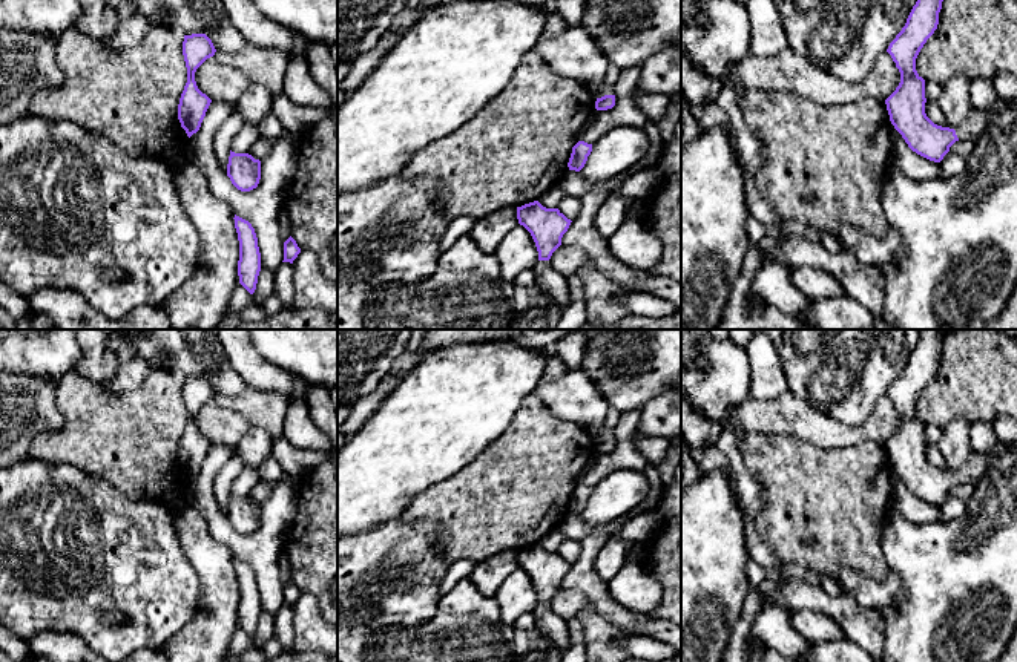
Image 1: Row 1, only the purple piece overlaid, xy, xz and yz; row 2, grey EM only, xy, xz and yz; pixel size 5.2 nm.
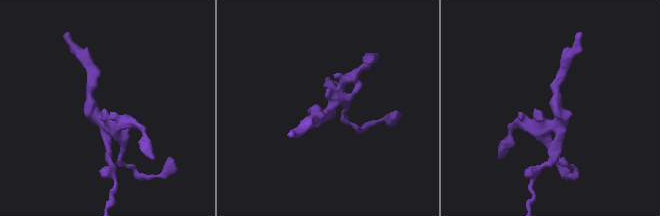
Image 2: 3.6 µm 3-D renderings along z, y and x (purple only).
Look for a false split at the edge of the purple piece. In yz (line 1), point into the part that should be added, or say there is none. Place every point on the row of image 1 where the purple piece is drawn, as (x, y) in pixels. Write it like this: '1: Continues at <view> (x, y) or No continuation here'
1: Continues at yz (976, 123)

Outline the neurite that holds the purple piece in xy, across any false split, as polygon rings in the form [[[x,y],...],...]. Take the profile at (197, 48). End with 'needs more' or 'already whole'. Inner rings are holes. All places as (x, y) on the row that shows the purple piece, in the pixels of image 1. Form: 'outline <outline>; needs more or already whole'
outline [[[206,34],[184,35],[183,55],[187,67],[187,83],[178,104],[178,120],[190,138],[201,127],[212,100],[202,93],[195,81],[196,69],[216,52]]]; already whole

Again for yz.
outline [[[917,0],[905,26],[887,52],[900,72],[900,83],[885,100],[890,121],[917,155],[940,162],[956,141],[977,141],[996,112],[973,110],[954,130],[934,124],[925,113],[925,80],[916,70],[916,58],[939,25],[943,0]]]; needs more

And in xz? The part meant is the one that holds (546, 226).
outline [[[538,201],[517,207],[517,219],[531,233],[538,251],[538,262],[534,267],[535,285],[564,310],[569,305],[568,277],[554,270],[548,261],[561,245],[561,238],[572,221],[558,208],[546,208]]]; needs more

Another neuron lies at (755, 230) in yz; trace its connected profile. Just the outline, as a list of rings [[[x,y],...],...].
[[[752,176],[744,181],[745,204],[750,216],[745,222],[747,234],[752,244],[758,244],[762,238],[804,238],[813,242],[821,242],[831,253],[845,251],[842,244],[827,231],[821,231],[805,222],[795,222],[779,218],[770,204],[764,199],[755,185]]]

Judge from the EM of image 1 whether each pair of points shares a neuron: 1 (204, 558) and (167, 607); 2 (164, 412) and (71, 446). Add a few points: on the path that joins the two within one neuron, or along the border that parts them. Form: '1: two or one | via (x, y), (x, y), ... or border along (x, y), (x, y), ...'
1: two | border along (178, 538), (198, 578), (195, 607)
2: one | via (141, 429), (134, 437), (94, 437)

